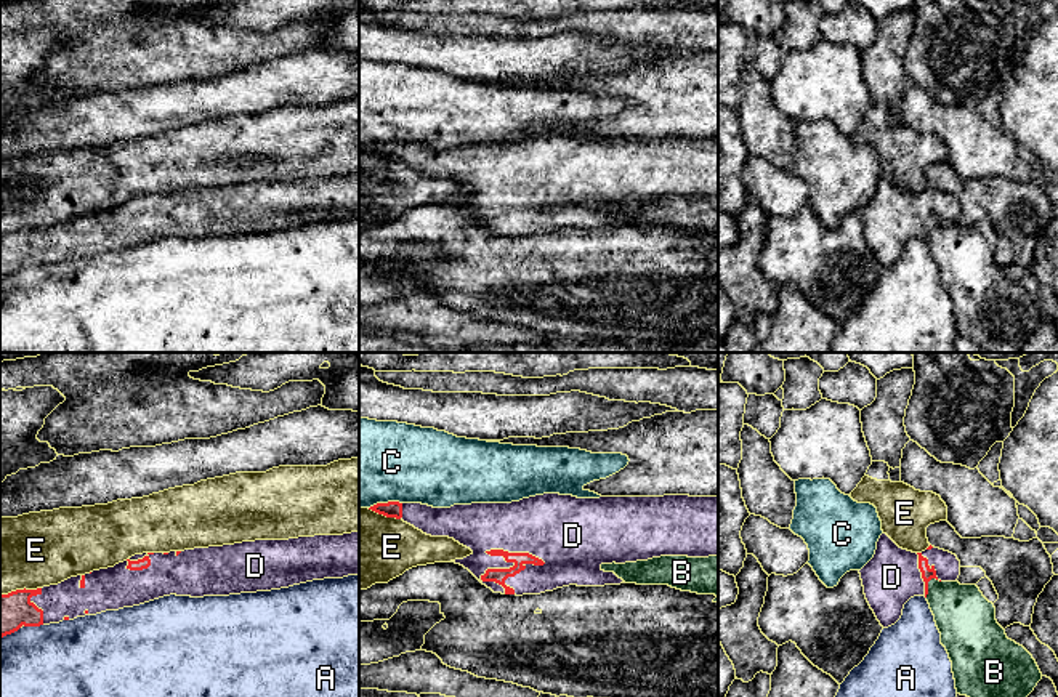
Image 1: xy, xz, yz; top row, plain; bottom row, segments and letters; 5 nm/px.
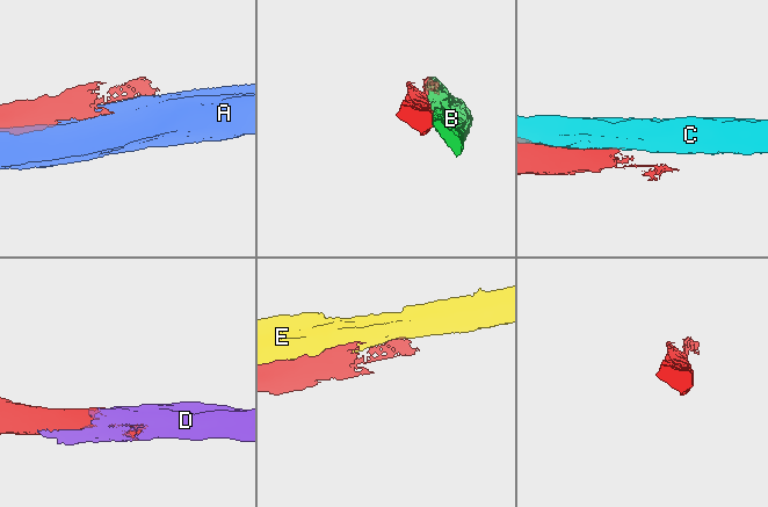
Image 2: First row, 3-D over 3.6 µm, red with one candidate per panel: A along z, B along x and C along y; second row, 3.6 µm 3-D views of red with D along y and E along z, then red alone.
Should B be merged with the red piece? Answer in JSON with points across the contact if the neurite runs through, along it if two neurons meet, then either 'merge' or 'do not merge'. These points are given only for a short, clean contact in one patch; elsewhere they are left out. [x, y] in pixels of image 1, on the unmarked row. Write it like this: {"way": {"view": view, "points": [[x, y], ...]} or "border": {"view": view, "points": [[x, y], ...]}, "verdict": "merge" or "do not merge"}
{"verdict": "do not merge"}

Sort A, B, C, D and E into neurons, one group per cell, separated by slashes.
A / B / C / D / E

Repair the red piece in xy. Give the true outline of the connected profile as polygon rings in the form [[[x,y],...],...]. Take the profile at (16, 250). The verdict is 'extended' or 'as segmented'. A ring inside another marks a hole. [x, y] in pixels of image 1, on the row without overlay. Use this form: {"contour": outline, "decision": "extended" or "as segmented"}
{"contour": [[[359,171],[289,181],[255,181],[170,194],[143,194],[114,208],[71,218],[58,226],[0,236],[0,280],[22,268],[40,268],[139,247],[164,237],[229,237],[359,216]]], "decision": "extended"}

